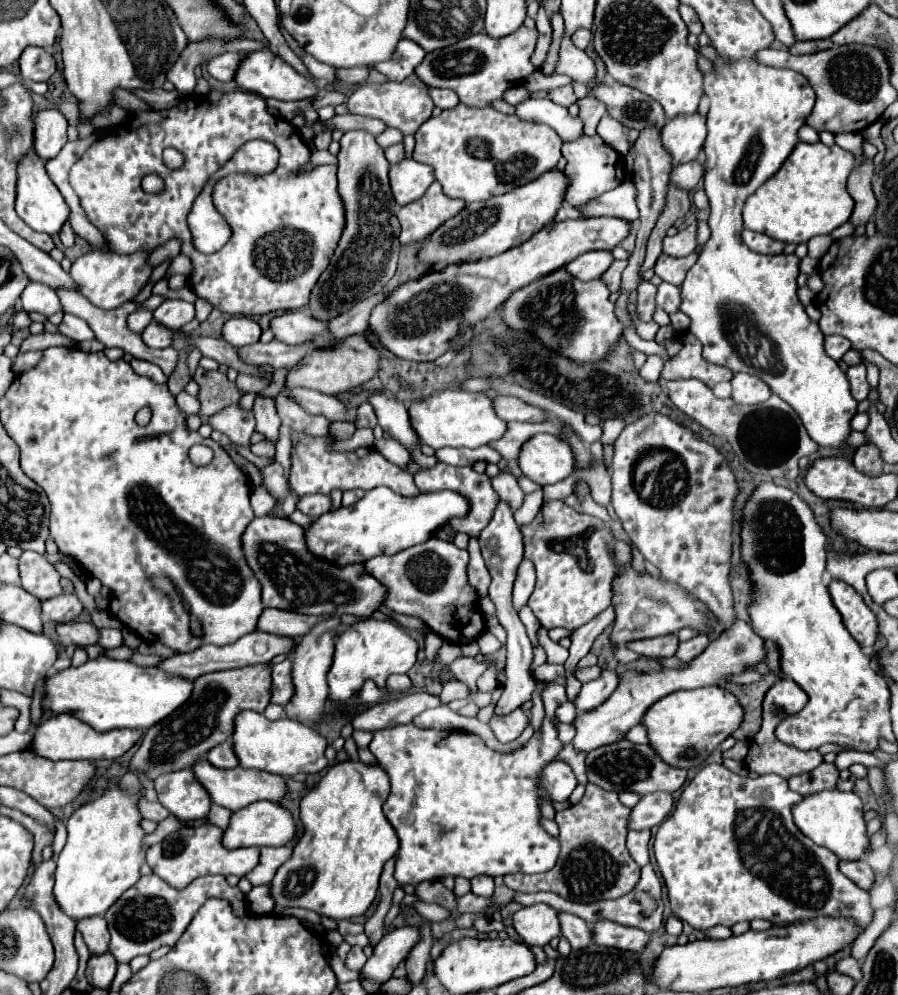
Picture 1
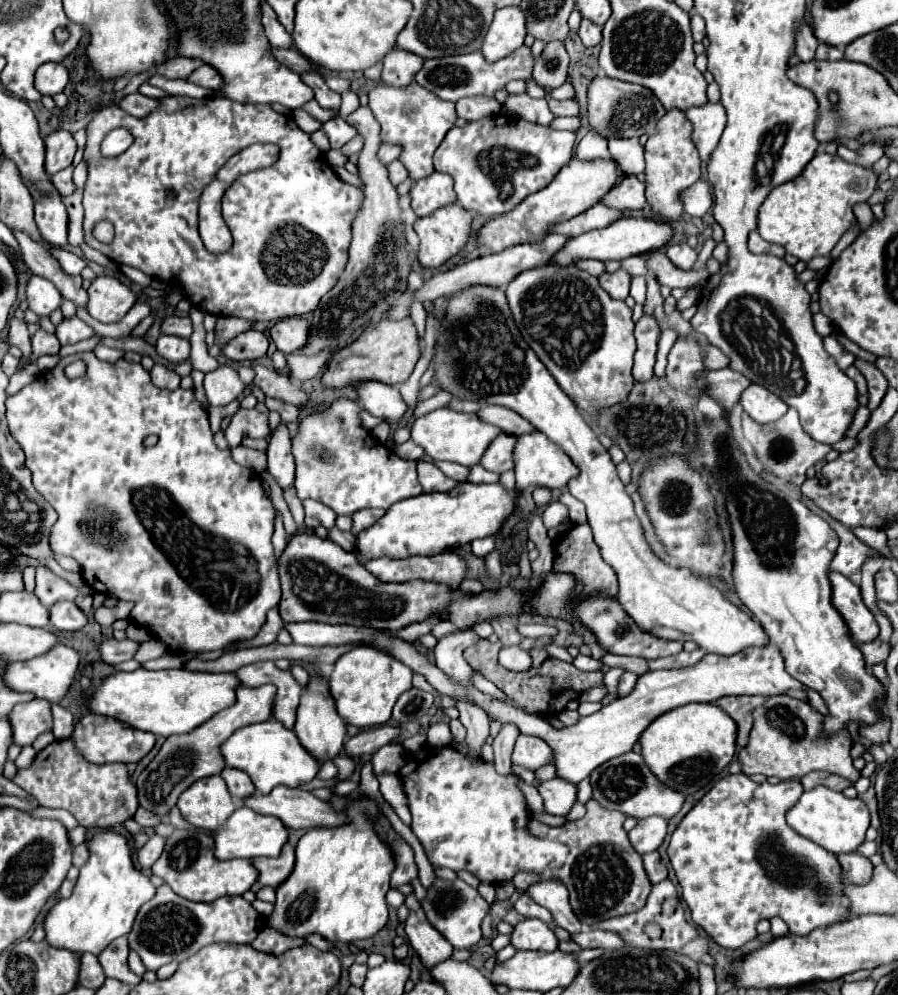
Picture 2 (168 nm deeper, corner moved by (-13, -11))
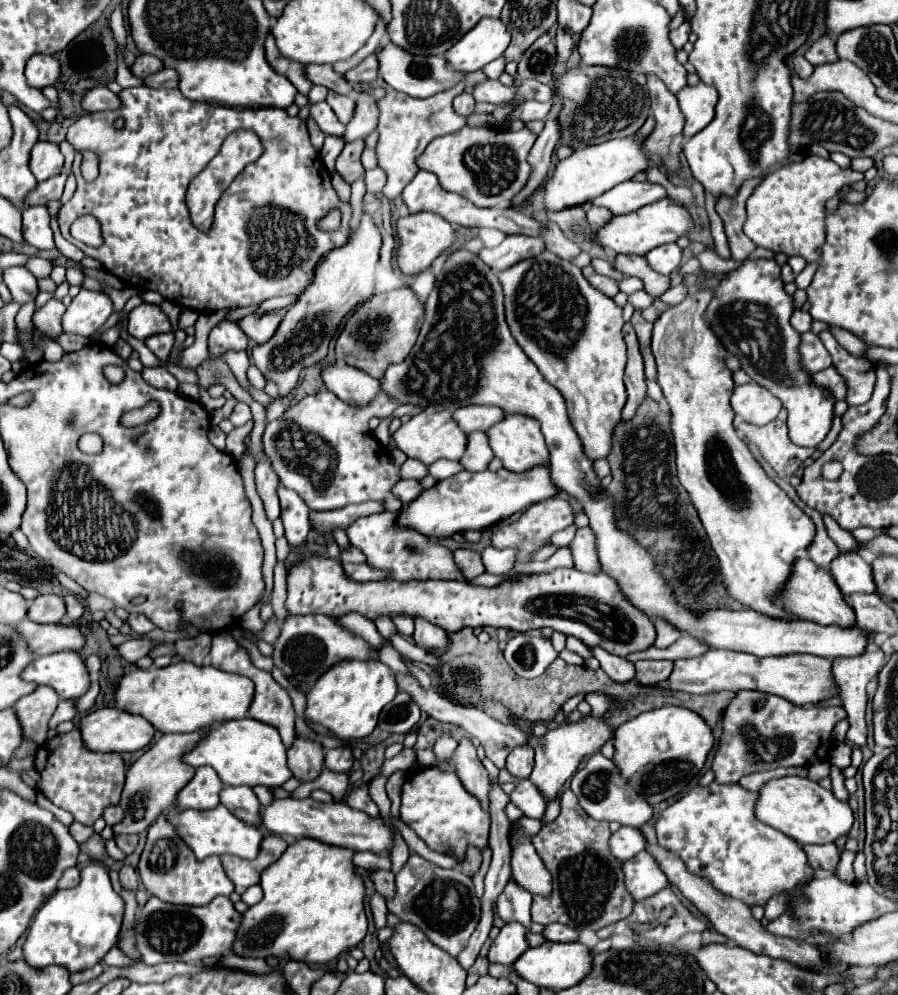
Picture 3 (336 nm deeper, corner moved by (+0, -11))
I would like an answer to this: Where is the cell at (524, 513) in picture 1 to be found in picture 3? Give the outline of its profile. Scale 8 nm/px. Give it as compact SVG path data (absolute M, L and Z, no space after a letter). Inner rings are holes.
M492 545L484 547L482 551L482 561L488 573L492 575L506 575L514 567L516 561L516 551L514 549L494 549Z

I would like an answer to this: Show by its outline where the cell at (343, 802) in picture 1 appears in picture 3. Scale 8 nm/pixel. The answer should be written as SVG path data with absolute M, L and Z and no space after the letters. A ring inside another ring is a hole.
M300 839L292 843L278 863L272 863L262 871L260 885L264 889L264 899L242 915L242 923L232 943L232 953L238 957L266 959L272 955L278 961L288 957L292 961L304 961L306 965L326 965L350 947L356 947L366 935L368 919L364 913L364 881L354 873L352 855L352 849L330 847L316 839Z

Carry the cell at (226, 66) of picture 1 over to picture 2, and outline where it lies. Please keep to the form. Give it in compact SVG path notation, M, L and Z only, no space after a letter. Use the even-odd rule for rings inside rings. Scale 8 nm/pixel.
M203 65L203 69L197 69L193 73L193 77L189 77L187 81L195 83L195 85L201 85L201 87L207 87L207 89L221 89L223 87L223 77L217 69L213 69L211 65Z

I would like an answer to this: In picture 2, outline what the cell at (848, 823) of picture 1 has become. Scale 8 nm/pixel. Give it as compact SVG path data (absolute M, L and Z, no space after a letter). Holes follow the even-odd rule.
M819 785L801 795L797 805L793 805L793 809L787 813L787 823L799 835L839 855L839 853L855 853L859 849L859 845L865 841L865 831L869 829L871 815L861 799L849 799L843 793Z

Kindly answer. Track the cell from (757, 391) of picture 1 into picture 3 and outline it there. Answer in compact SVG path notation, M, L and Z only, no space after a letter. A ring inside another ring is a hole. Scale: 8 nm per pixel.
M758 383L738 385L734 389L730 403L732 403L734 413L752 425L770 423L772 419L776 419L778 411L782 409L780 399L774 397L766 387Z

